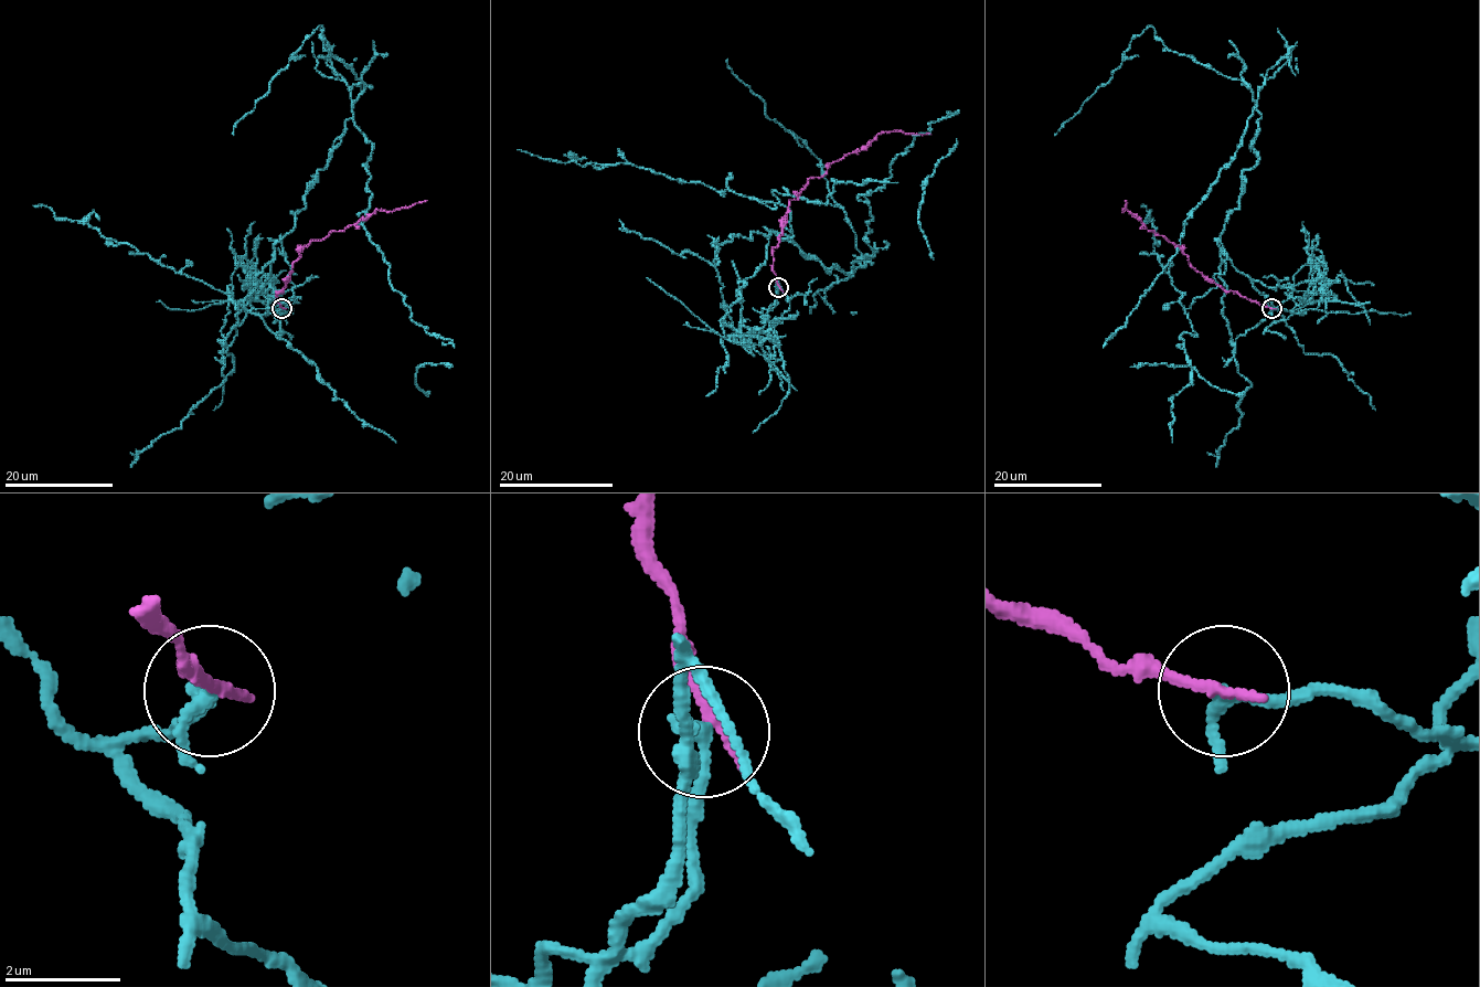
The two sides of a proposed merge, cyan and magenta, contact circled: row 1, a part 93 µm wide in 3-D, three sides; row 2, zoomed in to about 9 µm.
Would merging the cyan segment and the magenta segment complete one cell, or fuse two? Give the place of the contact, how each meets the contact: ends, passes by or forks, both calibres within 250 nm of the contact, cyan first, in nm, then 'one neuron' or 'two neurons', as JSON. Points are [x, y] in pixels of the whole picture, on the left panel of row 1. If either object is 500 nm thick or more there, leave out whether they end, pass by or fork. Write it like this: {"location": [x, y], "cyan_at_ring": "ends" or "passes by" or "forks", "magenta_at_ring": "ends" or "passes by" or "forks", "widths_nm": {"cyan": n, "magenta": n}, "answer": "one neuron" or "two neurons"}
{"location": [281, 308], "cyan_at_ring": "passes by", "magenta_at_ring": "ends", "widths_nm": {"cyan": 200, "magenta": 220}, "answer": "two neurons"}

